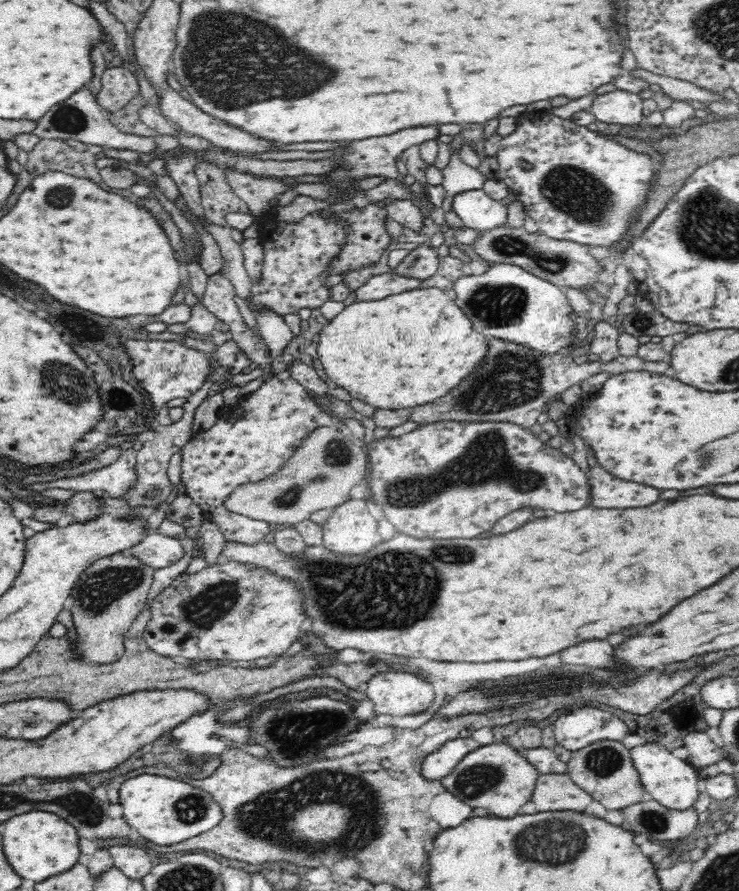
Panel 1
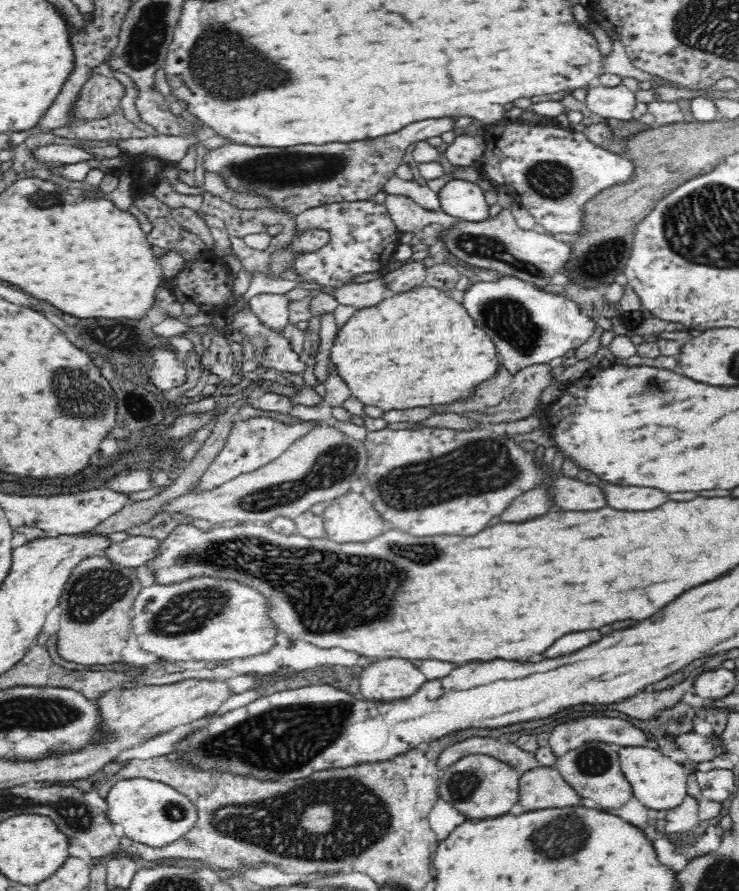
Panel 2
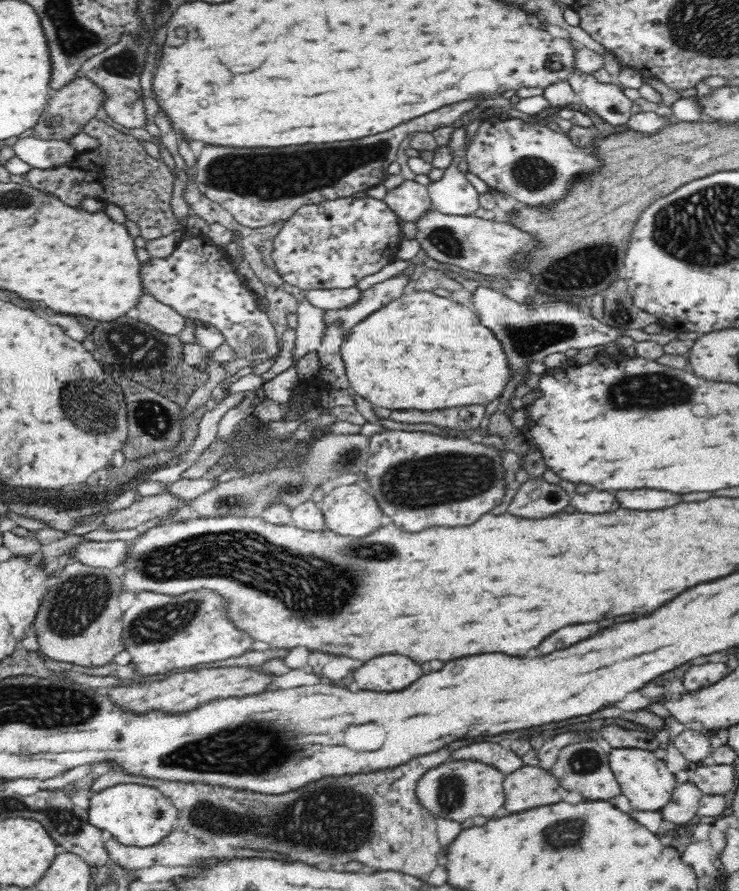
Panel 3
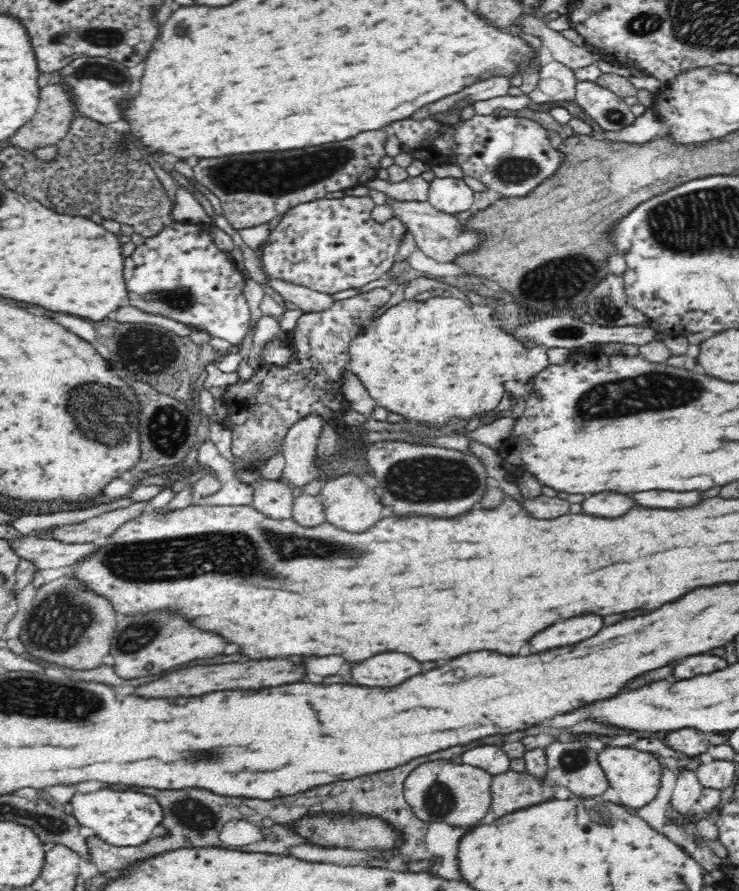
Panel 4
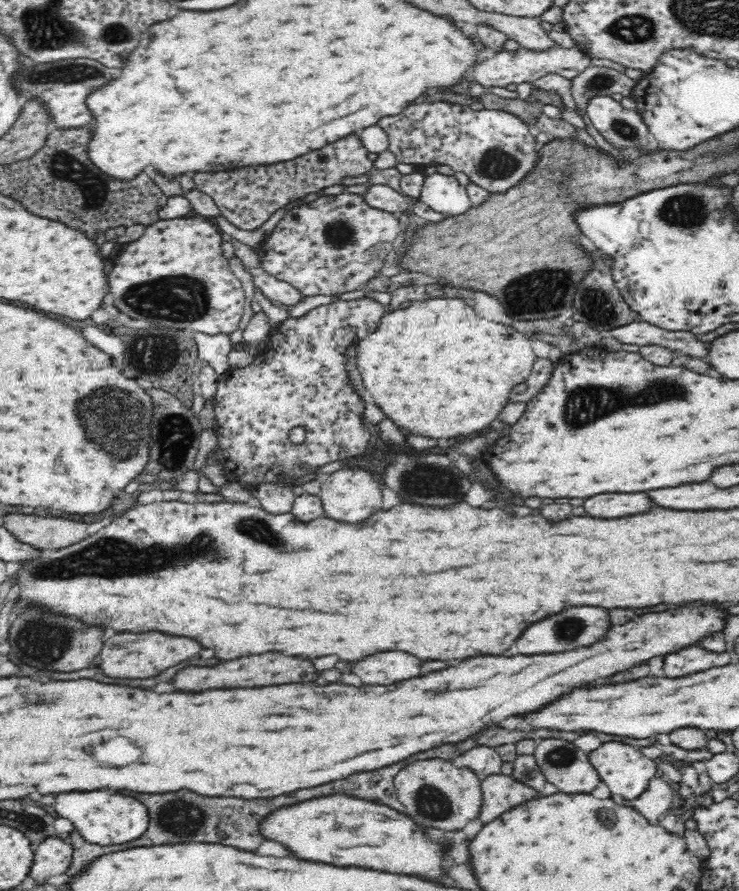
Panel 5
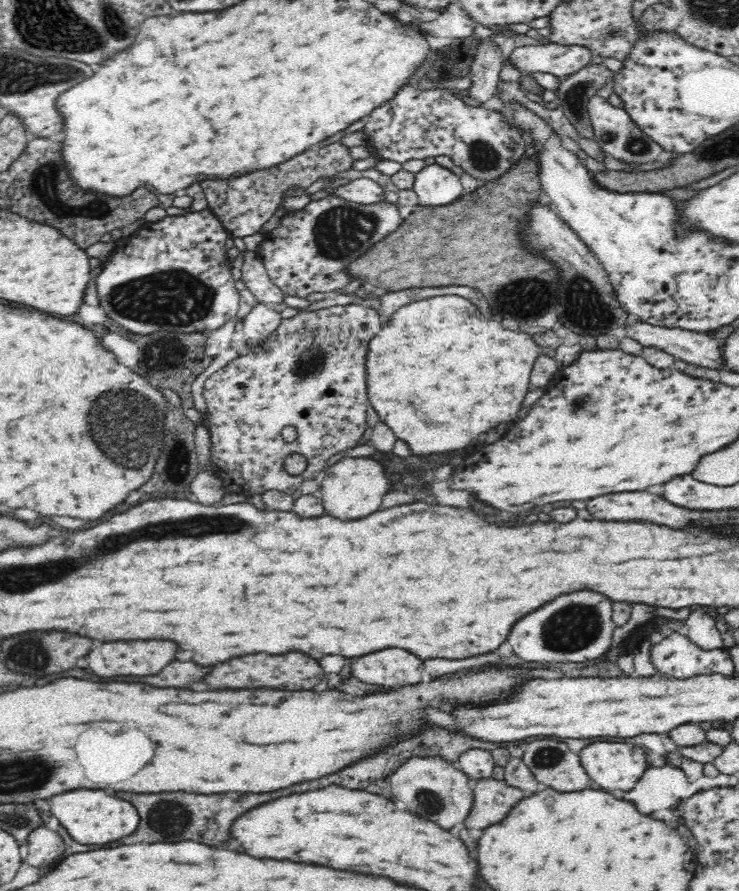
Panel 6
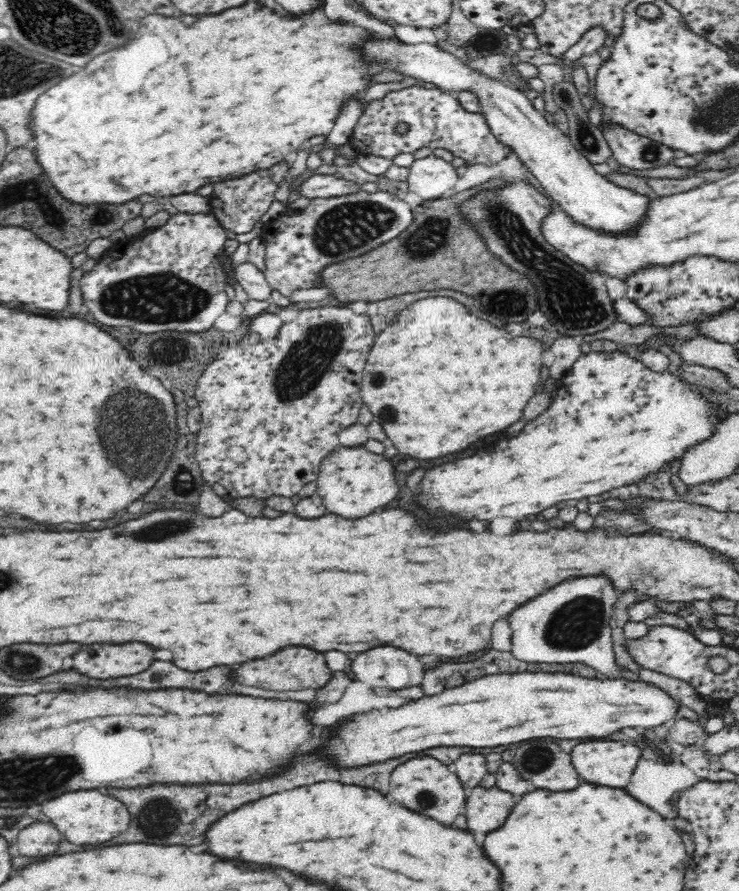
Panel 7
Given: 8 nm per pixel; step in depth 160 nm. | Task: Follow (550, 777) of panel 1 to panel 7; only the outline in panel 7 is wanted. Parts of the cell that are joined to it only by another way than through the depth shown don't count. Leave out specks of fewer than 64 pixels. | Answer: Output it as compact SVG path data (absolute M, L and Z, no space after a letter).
M496 785L492 788L484 788L484 786L472 788L465 804L468 830L490 832L500 828L518 800L520 796L501 790Z

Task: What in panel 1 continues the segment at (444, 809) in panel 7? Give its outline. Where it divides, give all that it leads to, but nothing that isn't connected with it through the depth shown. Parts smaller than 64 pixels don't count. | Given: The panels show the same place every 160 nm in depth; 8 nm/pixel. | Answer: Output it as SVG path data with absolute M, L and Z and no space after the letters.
M495 741L466 754L440 784L477 811L490 810L490 814L494 816L512 818L519 816L518 810L532 801L541 776L536 766L526 760L526 756L522 756L516 744L512 746L508 742Z

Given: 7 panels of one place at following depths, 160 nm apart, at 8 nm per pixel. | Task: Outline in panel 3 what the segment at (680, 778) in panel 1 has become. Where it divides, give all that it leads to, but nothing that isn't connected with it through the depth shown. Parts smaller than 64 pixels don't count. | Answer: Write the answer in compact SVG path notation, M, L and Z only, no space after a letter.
M614 748L609 756L609 762L622 792L630 800L632 808L639 811L660 811L672 800L674 790L679 786L676 776L668 772L664 760L656 758L653 751L640 748Z

